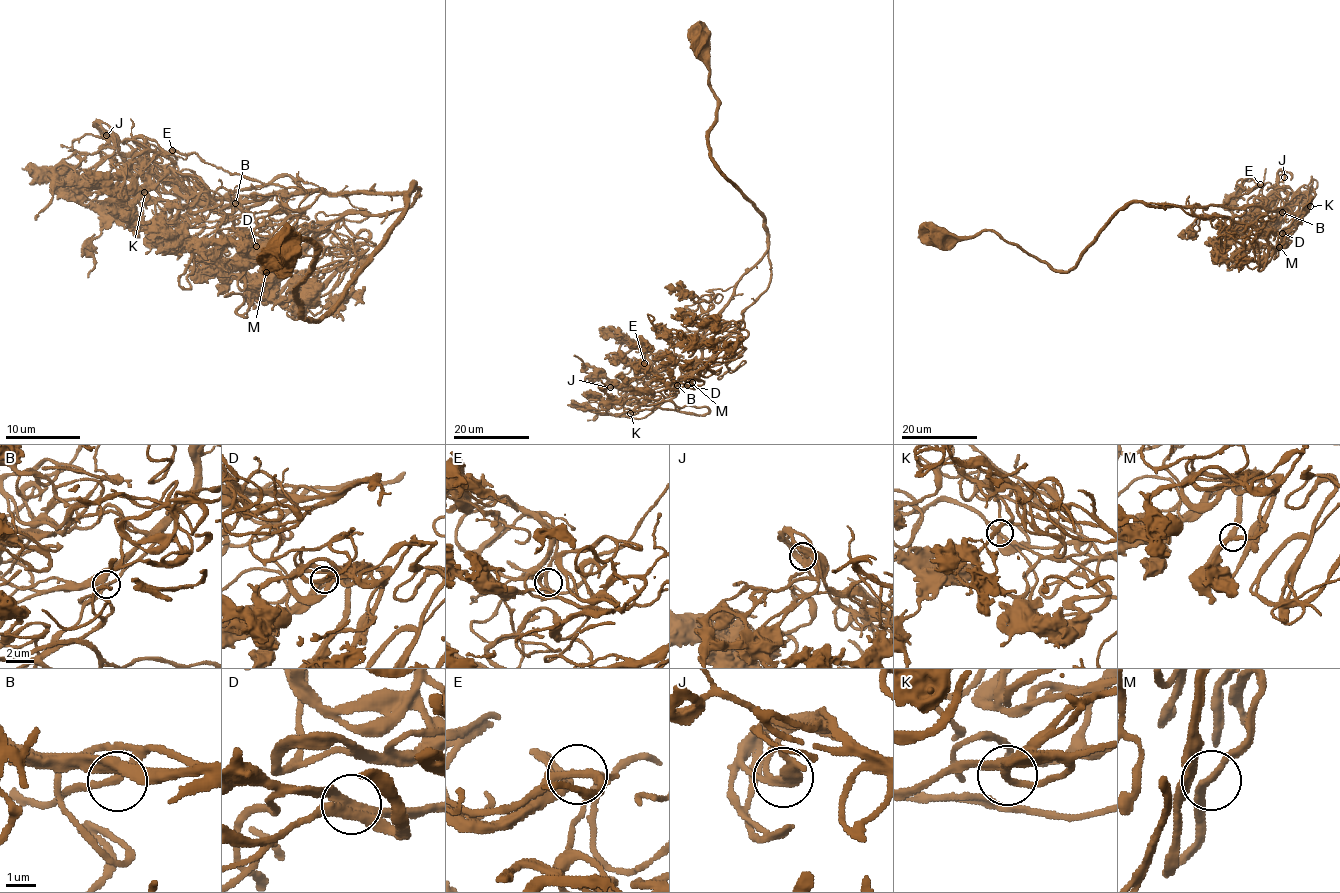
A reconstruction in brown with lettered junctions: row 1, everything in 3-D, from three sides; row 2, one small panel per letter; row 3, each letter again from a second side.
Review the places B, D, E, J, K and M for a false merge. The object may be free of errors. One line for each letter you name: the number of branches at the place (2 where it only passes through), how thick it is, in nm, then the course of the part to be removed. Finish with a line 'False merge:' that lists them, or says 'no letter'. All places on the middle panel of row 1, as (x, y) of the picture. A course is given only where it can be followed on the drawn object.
False merge: no letter

